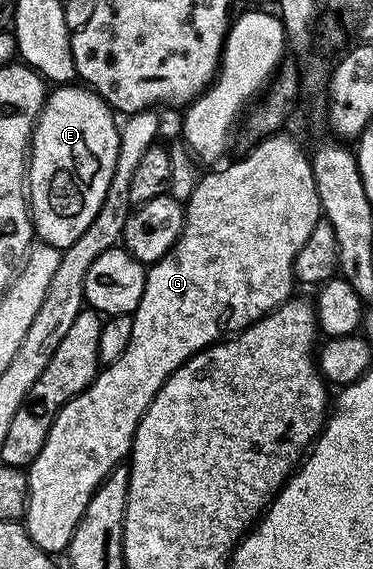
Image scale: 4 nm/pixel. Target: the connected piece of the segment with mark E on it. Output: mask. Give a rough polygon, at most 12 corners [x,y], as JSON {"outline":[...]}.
{"outline":[[84,84],[32,129],[35,237],[63,252],[98,216],[120,126]]}

